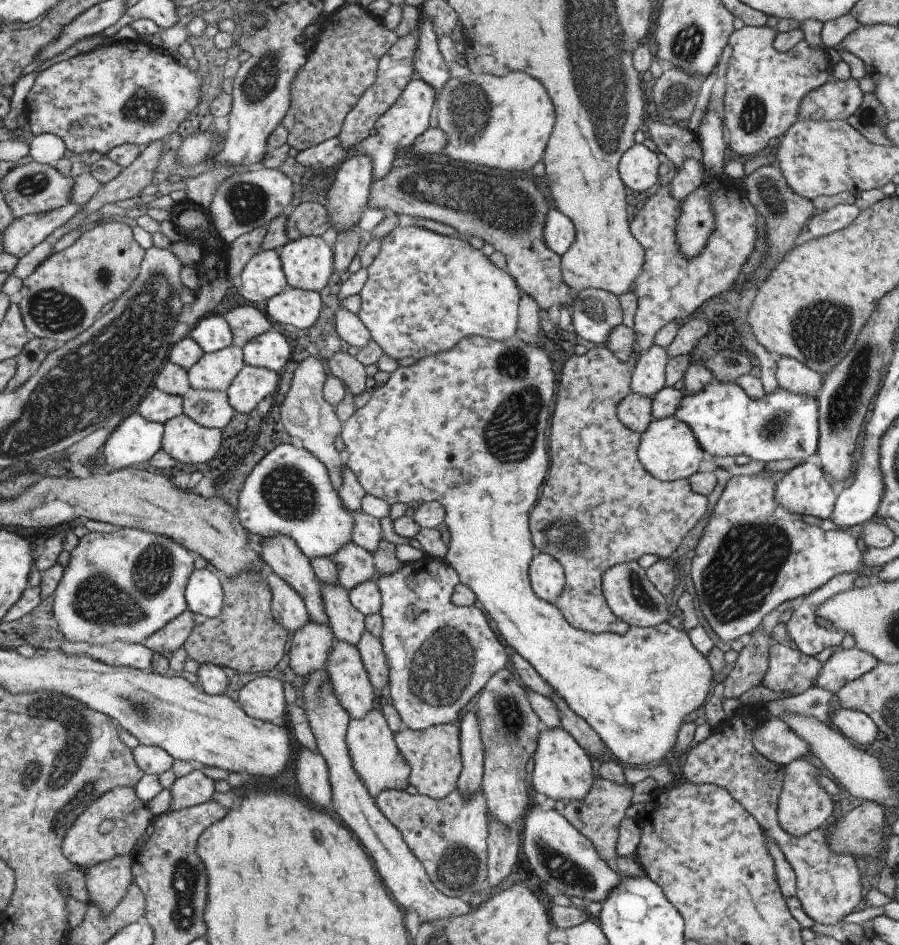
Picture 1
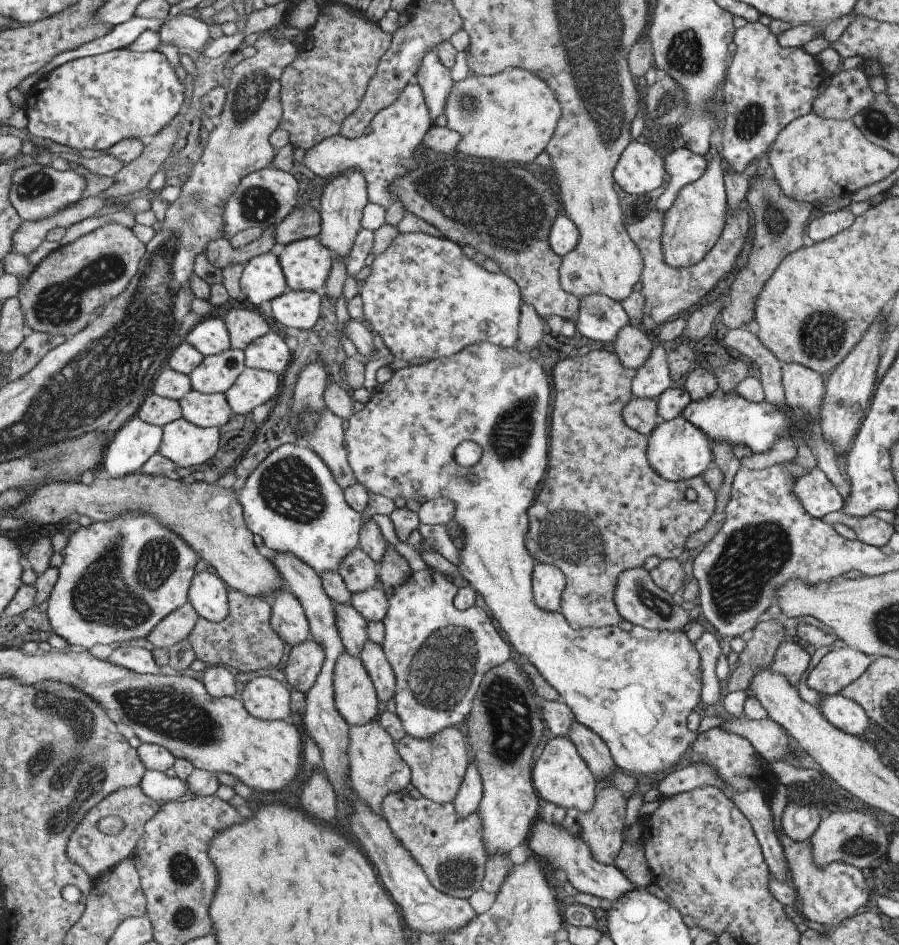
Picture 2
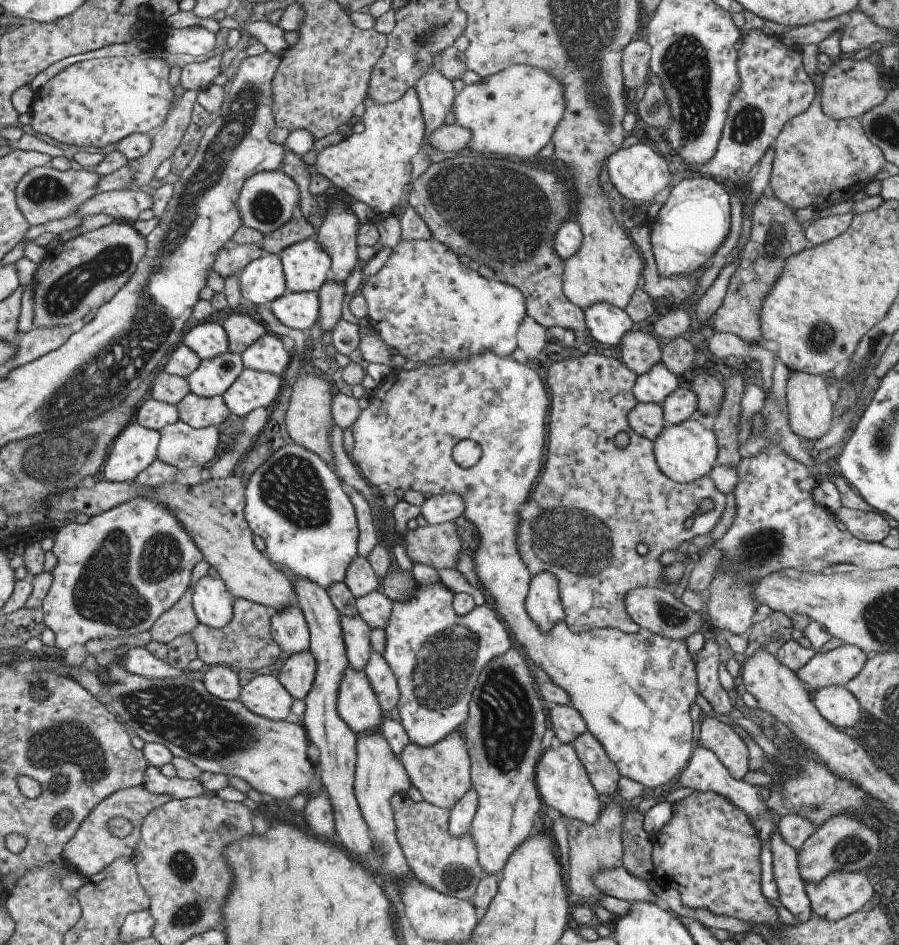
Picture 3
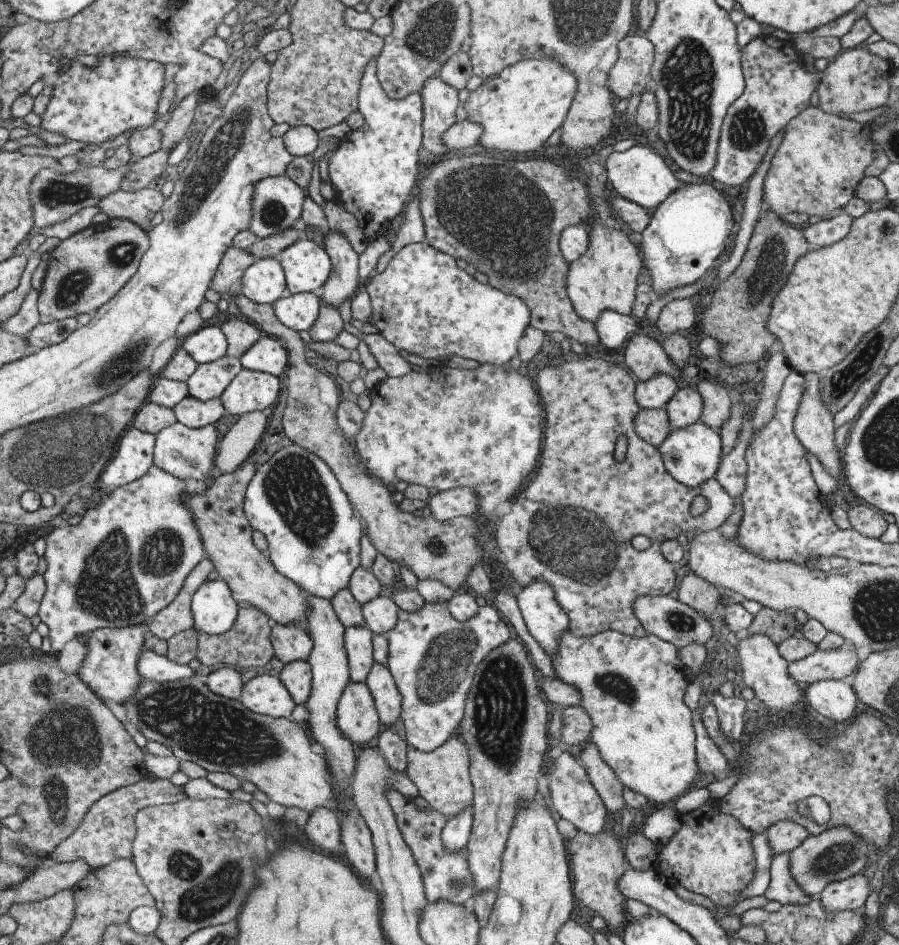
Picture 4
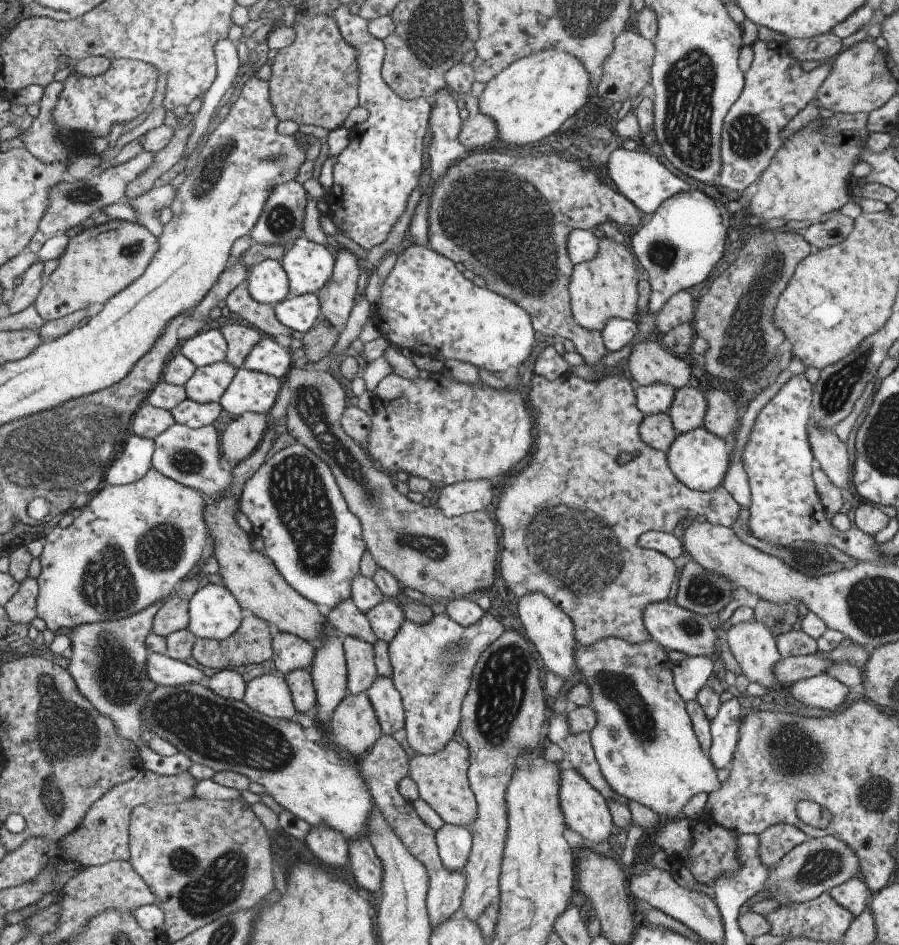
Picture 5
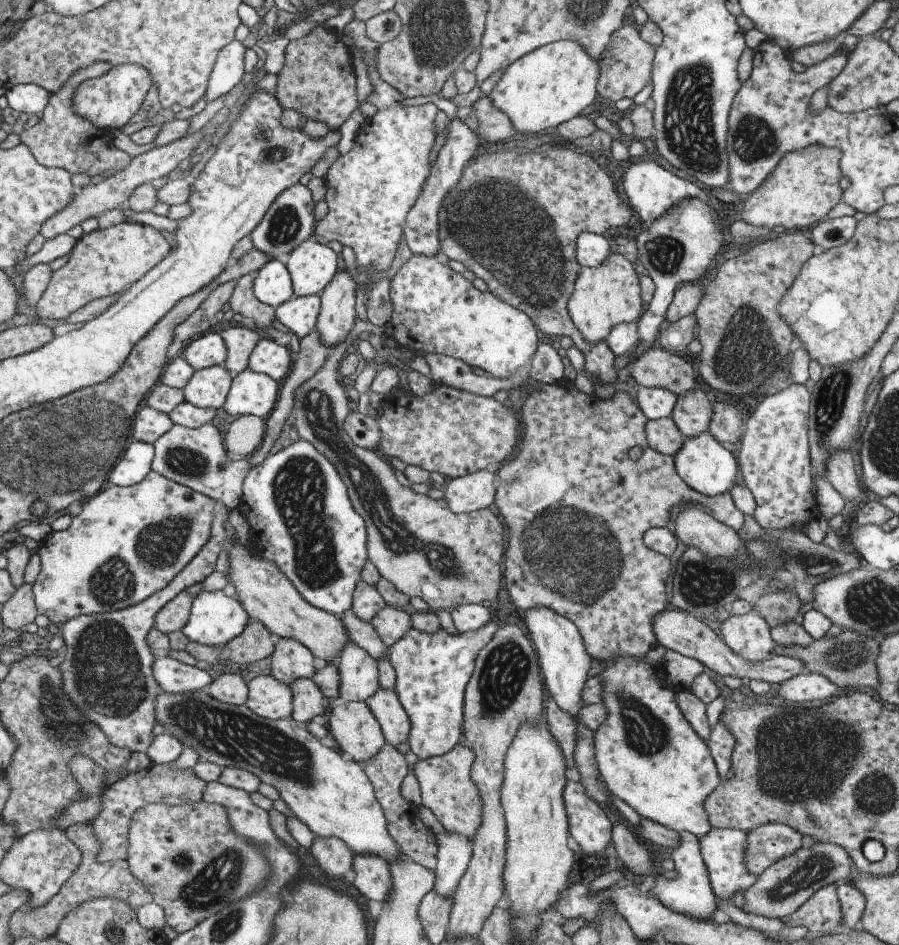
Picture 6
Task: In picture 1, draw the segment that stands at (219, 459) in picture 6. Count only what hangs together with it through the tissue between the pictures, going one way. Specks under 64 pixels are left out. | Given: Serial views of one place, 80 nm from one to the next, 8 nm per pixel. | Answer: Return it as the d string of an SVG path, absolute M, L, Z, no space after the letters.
M181 414L162 425L160 449L169 458L183 463L206 463L221 444L221 430L195 424Z

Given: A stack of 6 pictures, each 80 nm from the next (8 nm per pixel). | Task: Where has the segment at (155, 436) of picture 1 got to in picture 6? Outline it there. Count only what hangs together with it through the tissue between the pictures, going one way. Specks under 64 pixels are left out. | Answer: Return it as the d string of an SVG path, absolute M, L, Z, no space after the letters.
M133 439L124 450L123 456L108 473L108 483L119 487L131 487L138 484L145 478L147 472L150 472L153 456L153 445Z

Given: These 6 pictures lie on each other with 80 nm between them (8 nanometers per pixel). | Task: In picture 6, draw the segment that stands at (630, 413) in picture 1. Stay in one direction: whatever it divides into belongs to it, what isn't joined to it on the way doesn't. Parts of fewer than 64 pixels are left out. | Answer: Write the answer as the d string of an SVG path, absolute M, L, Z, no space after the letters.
M670 418L646 420L645 437L651 450L671 457L679 452L684 439Z

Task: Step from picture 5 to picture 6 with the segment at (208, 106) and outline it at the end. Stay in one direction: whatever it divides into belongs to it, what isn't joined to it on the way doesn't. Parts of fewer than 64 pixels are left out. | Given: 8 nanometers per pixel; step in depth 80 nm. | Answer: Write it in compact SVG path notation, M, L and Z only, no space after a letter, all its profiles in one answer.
M233 39L227 46L223 46L217 52L204 93L207 104L209 104L213 98L228 93L234 86L240 86L242 76L244 75L244 52L246 49L247 48L242 46L241 42L237 42Z

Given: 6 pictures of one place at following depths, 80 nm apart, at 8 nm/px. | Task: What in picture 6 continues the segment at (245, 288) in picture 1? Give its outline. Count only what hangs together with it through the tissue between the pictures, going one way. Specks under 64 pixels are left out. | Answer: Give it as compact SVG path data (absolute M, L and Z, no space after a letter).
M282 259L269 260L253 276L253 296L263 305L277 308L293 298L291 278Z

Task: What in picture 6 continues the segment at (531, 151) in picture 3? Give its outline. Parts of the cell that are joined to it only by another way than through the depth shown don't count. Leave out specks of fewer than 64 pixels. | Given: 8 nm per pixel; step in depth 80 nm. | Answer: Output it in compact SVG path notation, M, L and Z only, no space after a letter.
M555 40L535 48L507 66L487 97L499 112L503 112L509 118L516 137L538 136L555 131L559 124L577 117L581 110L592 104L597 94L595 92L597 82L599 82L599 58L591 58L585 52L585 48L579 46L575 40Z

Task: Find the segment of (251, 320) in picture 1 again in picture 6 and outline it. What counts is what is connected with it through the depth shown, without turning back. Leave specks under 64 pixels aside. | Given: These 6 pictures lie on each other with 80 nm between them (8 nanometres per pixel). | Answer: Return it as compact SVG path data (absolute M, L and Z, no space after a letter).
M229 326L220 334L226 348L224 368L229 372L231 379L247 369L247 362L252 349L259 341L259 334L254 328Z

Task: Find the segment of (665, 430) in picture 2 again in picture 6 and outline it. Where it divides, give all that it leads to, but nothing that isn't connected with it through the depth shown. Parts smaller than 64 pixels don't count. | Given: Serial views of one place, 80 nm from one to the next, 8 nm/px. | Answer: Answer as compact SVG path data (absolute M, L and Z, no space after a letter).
M701 432L693 438L684 438L679 452L675 452L673 458L673 466L675 466L675 473L691 490L699 492L701 496L713 498L713 496L721 496L723 492L729 494L731 486L740 481L739 466L737 460L711 437L707 432Z

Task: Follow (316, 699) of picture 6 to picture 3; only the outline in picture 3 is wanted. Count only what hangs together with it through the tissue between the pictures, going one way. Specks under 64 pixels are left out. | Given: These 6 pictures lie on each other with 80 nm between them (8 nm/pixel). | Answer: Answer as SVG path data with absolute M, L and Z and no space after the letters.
M307 649L289 656L276 678L293 699L301 700L309 693L314 675L315 660Z

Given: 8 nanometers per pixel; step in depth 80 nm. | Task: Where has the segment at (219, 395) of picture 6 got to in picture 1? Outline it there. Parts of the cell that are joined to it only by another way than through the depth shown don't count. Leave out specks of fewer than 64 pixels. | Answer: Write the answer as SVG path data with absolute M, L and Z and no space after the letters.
M232 344L217 352L203 353L186 371L189 387L226 391L243 365L242 350Z

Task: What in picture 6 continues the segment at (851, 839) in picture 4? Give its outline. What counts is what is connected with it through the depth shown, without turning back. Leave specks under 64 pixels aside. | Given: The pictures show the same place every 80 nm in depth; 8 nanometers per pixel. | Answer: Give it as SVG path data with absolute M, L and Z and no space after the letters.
M816 841L809 848L800 846L793 854L767 865L765 870L757 875L757 880L741 894L743 904L739 909L746 914L784 919L796 912L821 886L846 883L853 868L849 856L831 842L825 844Z

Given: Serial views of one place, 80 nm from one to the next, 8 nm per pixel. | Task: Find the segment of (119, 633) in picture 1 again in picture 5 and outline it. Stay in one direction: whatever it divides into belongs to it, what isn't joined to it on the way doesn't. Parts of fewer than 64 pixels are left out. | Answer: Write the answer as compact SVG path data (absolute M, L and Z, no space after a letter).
M152 467L147 470L143 478L137 480L133 484L106 486L99 494L95 494L91 501L81 509L81 514L71 522L67 528L55 527L49 533L43 536L45 544L43 550L39 554L39 563L41 564L41 572L37 576L37 598L35 598L36 618L40 619L45 627L55 633L54 641L49 644L51 652L60 654L68 646L68 633L71 628L86 624L87 622L103 622L103 620L116 620L131 616L132 613L141 612L143 608L151 606L153 602L164 602L175 592L175 590L183 583L183 578L189 574L189 570L193 568L193 564L197 564L197 560L201 558L201 552L207 543L208 531L205 522L203 522L203 508L207 504L197 492L191 488L182 486L165 476L161 476L159 472L153 470Z

